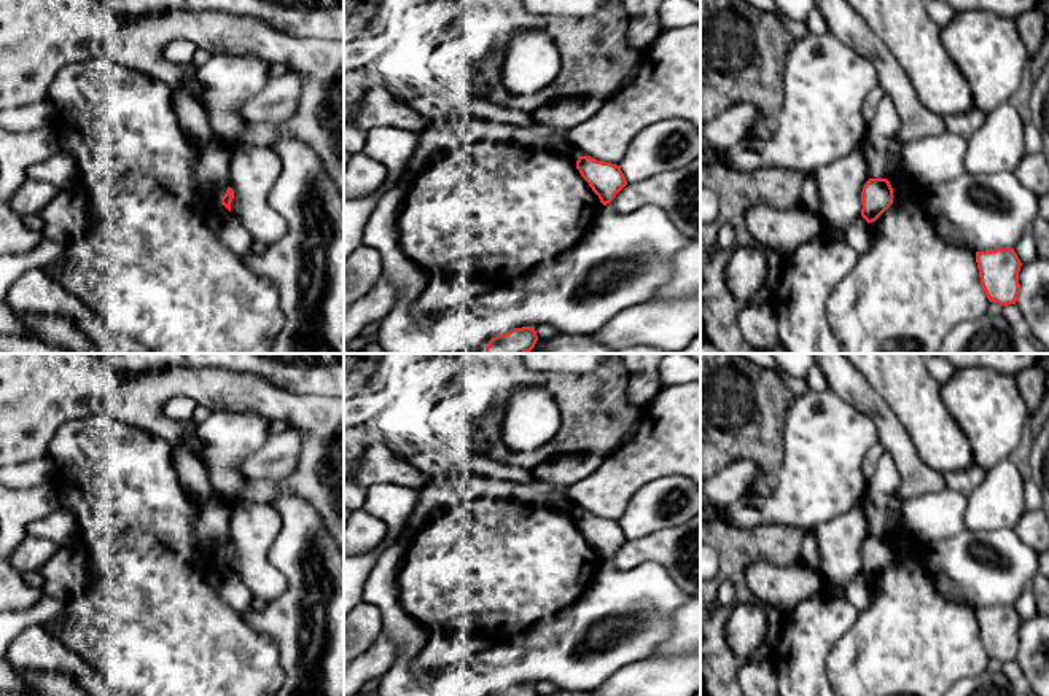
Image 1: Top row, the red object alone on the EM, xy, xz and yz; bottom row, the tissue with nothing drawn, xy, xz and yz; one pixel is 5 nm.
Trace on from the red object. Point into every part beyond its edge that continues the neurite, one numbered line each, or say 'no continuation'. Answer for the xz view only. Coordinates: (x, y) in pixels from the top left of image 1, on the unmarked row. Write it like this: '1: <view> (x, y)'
no continuation

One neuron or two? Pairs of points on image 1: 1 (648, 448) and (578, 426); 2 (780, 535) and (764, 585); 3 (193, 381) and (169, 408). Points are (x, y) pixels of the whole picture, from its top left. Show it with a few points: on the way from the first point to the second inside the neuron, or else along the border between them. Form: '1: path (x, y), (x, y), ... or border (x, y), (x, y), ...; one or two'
1: border (643, 411), (637, 430), (604, 459); two
2: border (799, 561), (776, 566), (755, 559), (745, 583); two
3: border (198, 403), (188, 397), (172, 395), (161, 411); two

